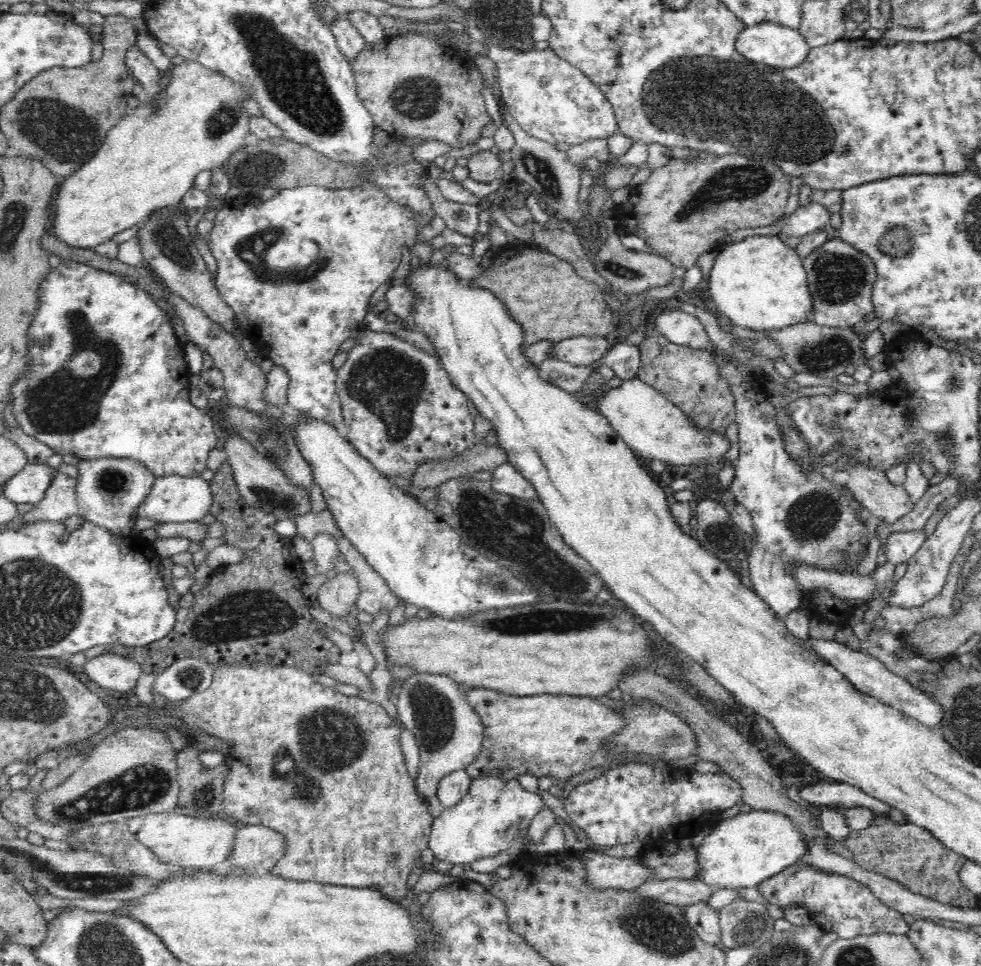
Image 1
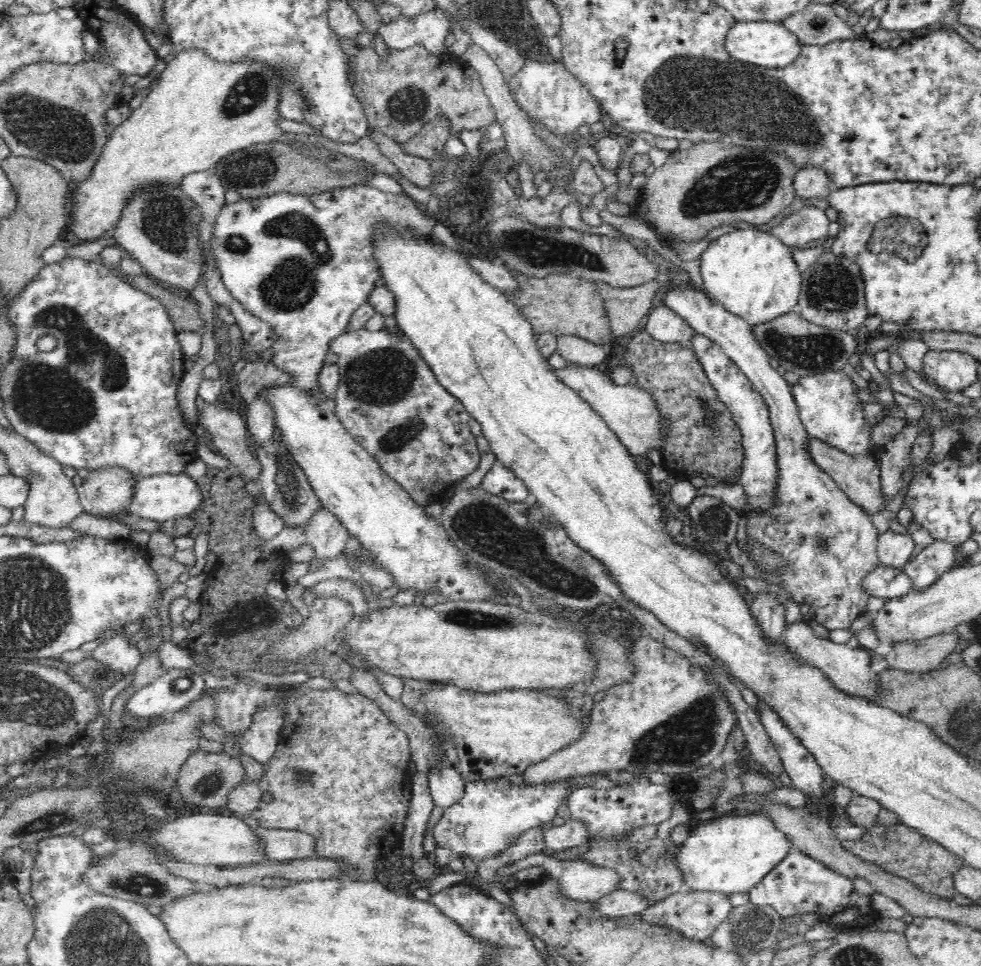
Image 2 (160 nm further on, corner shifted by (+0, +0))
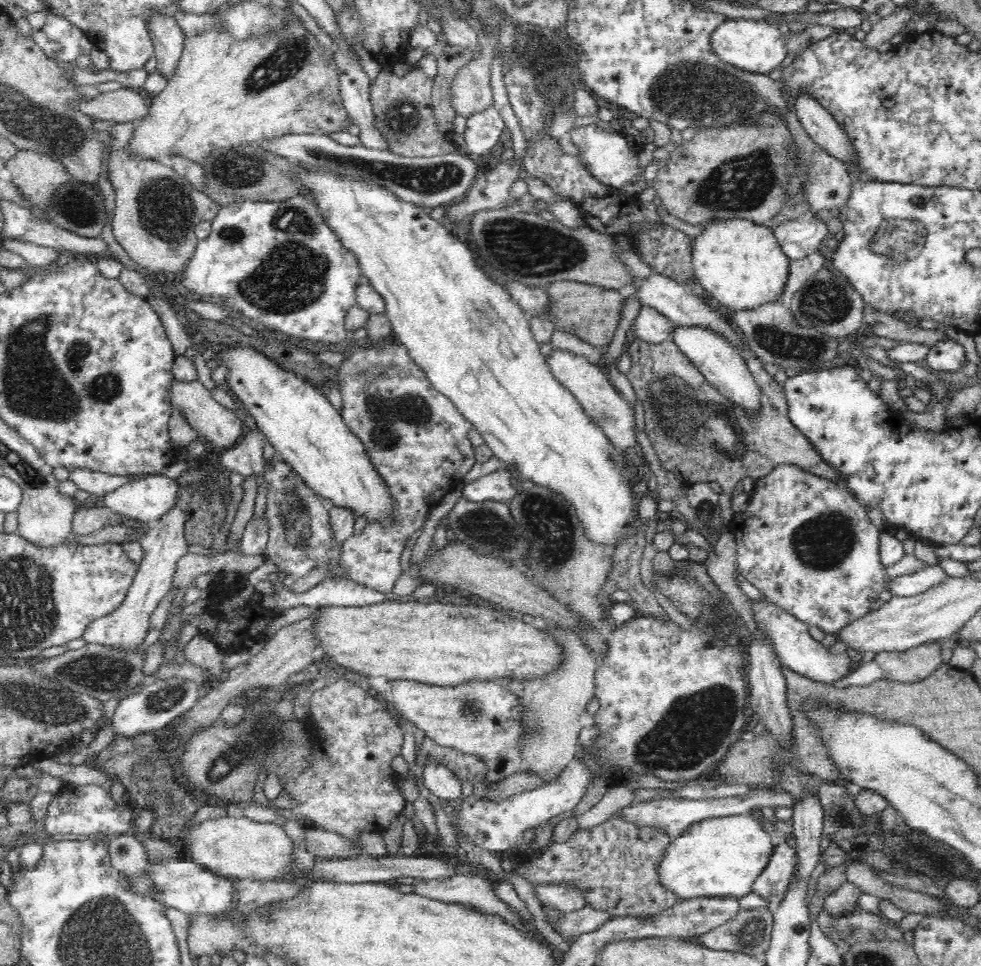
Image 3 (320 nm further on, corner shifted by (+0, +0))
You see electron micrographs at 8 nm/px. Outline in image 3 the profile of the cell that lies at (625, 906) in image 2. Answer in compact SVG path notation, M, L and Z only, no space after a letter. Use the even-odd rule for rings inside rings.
M587 904L584 908L560 916L558 934L562 934L564 939L567 939L572 933L574 935L589 933L604 926L613 917L608 909Z

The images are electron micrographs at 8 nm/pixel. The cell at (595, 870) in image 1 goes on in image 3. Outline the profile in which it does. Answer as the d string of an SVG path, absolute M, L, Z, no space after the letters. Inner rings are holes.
M558 881L557 883L542 883L534 885L538 893L538 900L544 905L554 905L564 912L572 912L584 908L586 891L580 889L576 883Z

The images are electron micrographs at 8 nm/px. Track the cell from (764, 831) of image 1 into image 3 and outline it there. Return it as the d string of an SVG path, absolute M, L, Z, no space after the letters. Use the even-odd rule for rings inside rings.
M750 814L707 818L692 823L679 837L671 840L658 866L660 881L676 893L677 900L694 897L728 896L740 898L752 893L758 875L768 866L776 839L767 824L761 824Z

